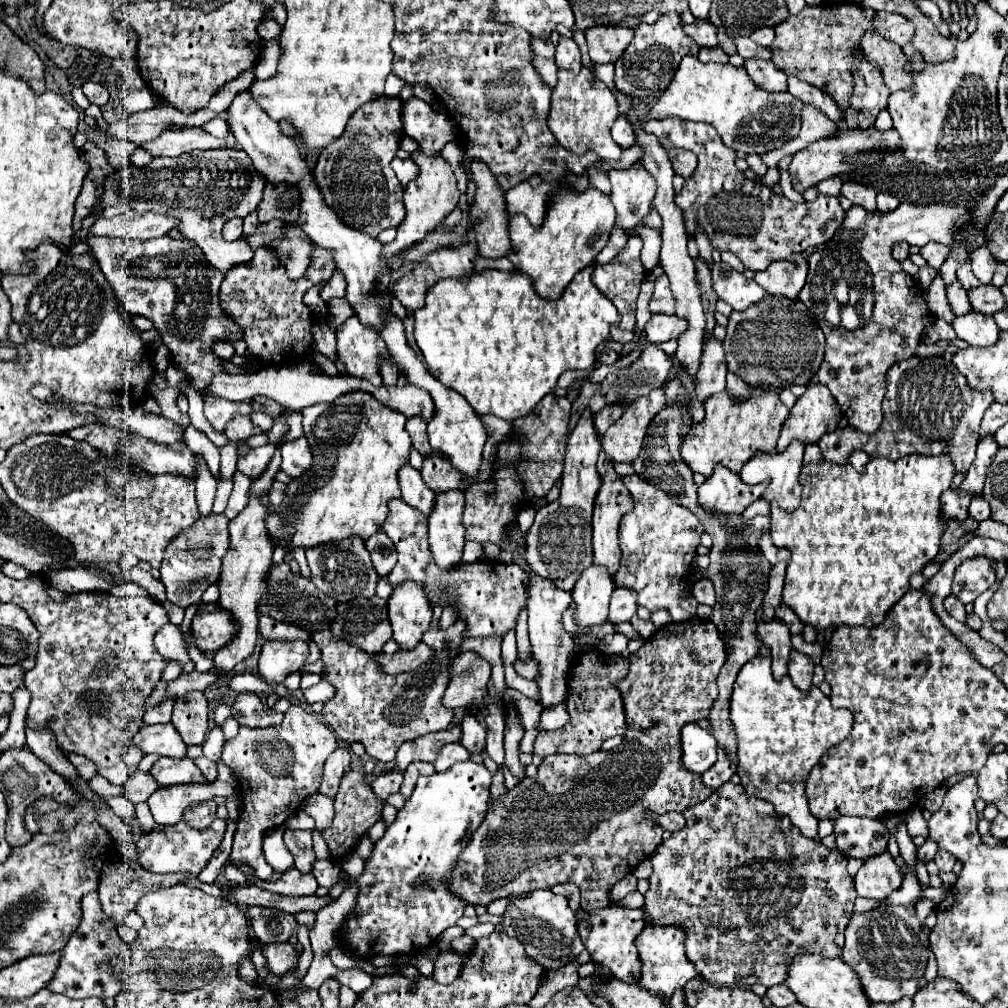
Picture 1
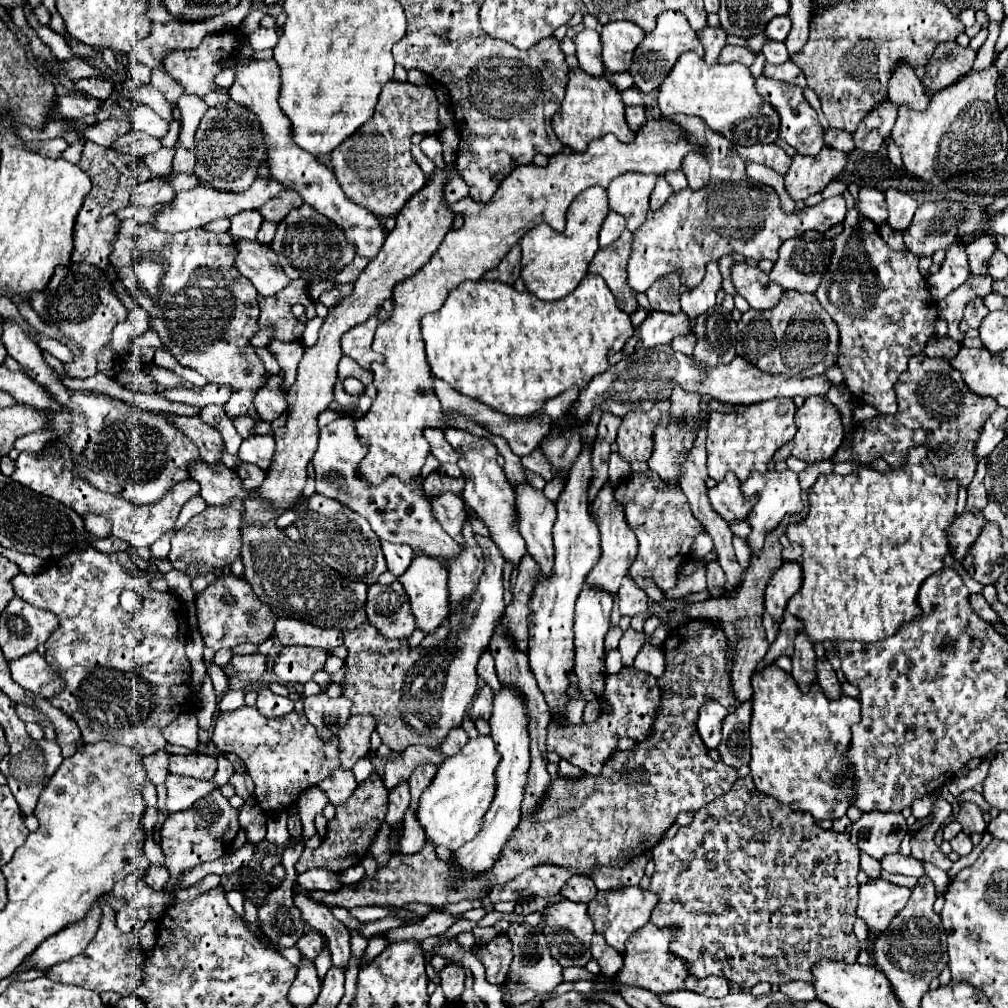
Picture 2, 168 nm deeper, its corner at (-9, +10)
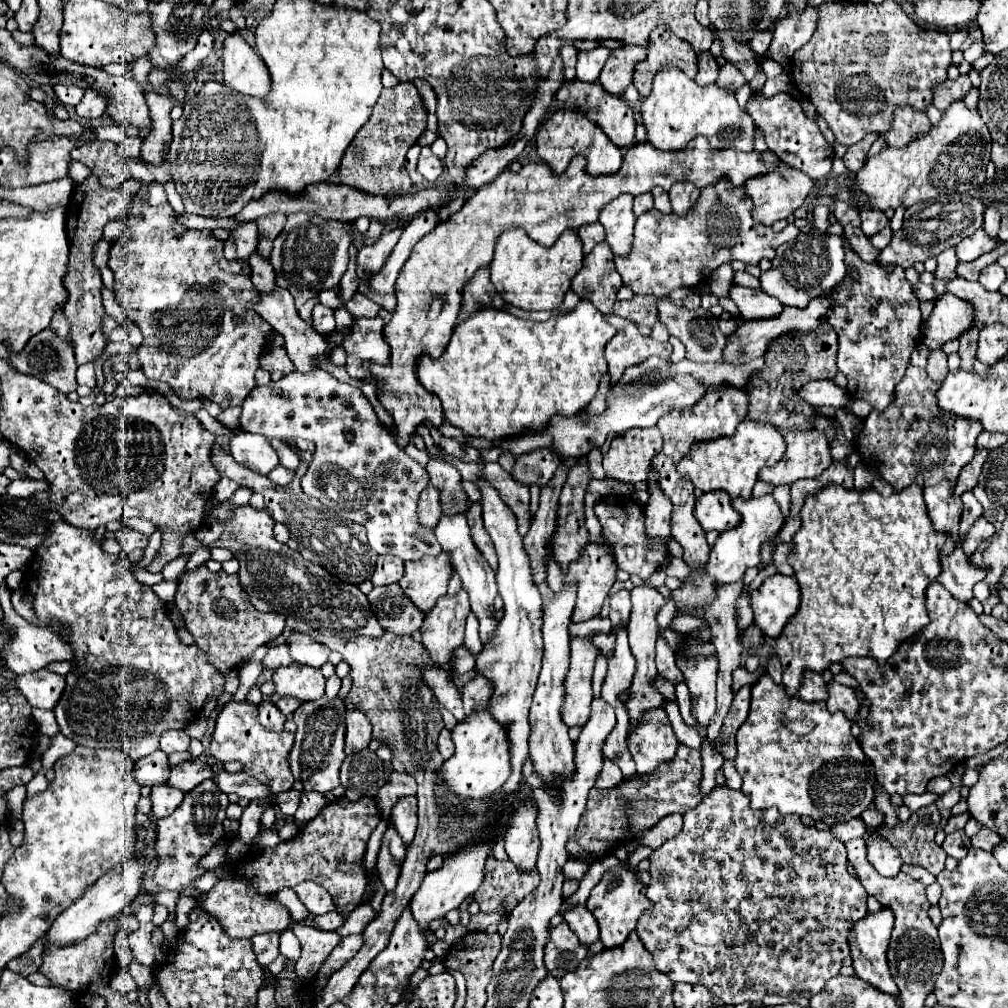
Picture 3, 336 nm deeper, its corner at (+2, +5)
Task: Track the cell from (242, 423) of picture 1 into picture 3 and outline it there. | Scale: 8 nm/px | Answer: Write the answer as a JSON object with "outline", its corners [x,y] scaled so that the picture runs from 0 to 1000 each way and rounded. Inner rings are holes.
{"outline":[[[144,201],[144,205],[134,207],[132,213],[130,213],[130,207],[128,207],[128,213],[124,217],[124,229],[122,229],[120,237],[116,237],[110,243],[108,265],[112,267],[112,273],[114,273],[114,293],[116,293],[118,303],[124,307],[124,311],[136,320],[136,324],[142,330],[142,342],[136,346],[136,354],[138,354],[138,362],[140,362],[142,370],[148,376],[166,380],[180,396],[205,394],[207,398],[217,400],[221,406],[223,404],[231,404],[231,402],[239,402],[241,396],[253,386],[253,368],[257,366],[257,354],[265,346],[265,330],[269,328],[269,324],[251,309],[251,305],[247,305],[247,301],[251,301],[251,297],[255,297],[255,287],[249,281],[249,265],[247,265],[247,261],[245,259],[227,259],[227,257],[223,257],[221,239],[213,237],[207,227],[201,227],[201,229],[186,227],[184,223],[180,223],[174,217],[172,207],[168,203],[150,205],[150,203]]]}

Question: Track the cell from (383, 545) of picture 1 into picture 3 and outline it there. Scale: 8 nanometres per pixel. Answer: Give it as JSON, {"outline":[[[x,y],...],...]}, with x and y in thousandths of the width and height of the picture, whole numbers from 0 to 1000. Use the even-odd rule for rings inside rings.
{"outline":[[[378,551],[374,555],[368,578],[370,578],[370,582],[378,582],[378,580],[394,578],[398,572],[400,572],[400,557],[392,555],[388,551]]]}

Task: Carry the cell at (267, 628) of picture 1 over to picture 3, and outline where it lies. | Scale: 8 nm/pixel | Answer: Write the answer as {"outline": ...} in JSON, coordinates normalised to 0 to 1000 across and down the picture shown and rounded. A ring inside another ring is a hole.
{"outline":[[[291,630],[287,634],[287,644],[289,644],[289,652],[295,658],[309,662],[318,662],[320,658],[324,658],[326,652],[326,642],[311,636],[305,630]]]}

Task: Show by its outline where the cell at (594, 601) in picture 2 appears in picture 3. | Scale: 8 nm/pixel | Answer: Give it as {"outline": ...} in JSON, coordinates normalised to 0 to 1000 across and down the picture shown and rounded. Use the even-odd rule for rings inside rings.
{"outline":[[[566,634],[566,660],[561,672],[561,699],[557,703],[557,713],[563,721],[578,721],[584,713],[588,662],[590,644],[584,634]]]}

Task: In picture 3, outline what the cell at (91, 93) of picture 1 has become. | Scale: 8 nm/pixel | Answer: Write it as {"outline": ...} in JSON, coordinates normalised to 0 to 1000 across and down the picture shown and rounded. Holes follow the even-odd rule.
{"outline":[[[55,84],[53,90],[63,104],[76,104],[82,98],[82,88],[74,84]]]}

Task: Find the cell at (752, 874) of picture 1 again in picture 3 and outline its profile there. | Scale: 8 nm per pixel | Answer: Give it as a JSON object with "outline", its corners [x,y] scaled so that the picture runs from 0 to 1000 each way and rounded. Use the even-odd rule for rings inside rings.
{"outline":[[[709,781],[688,805],[678,809],[678,824],[668,830],[668,834],[660,834],[658,840],[650,842],[644,850],[646,854],[646,876],[642,880],[642,890],[648,894],[648,900],[638,908],[632,916],[632,928],[638,934],[640,941],[646,943],[652,961],[662,967],[668,975],[693,975],[703,979],[715,995],[733,997],[733,995],[749,995],[759,987],[777,987],[777,989],[801,989],[811,987],[818,975],[828,969],[836,957],[836,951],[842,947],[842,924],[846,918],[860,908],[860,884],[856,878],[840,866],[840,846],[838,838],[822,824],[811,824],[809,820],[799,820],[793,809],[775,809],[771,803],[763,805],[747,805],[743,801],[743,793],[735,785],[727,785],[723,781]]]}

